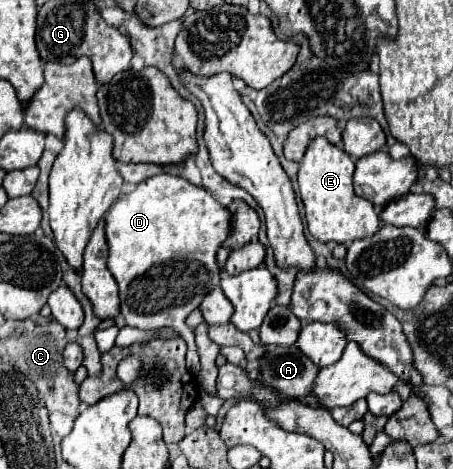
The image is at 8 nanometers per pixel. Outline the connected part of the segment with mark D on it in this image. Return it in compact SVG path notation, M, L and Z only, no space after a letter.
M153 175L137 185L135 191L119 197L105 217L105 231L109 243L107 267L119 285L121 315L129 327L157 329L163 325L173 327L187 343L187 369L191 375L199 373L199 355L193 337L193 329L187 327L187 315L201 305L205 293L219 285L217 249L223 245L231 231L231 213L227 207L215 201L205 189L189 183L179 175Z

